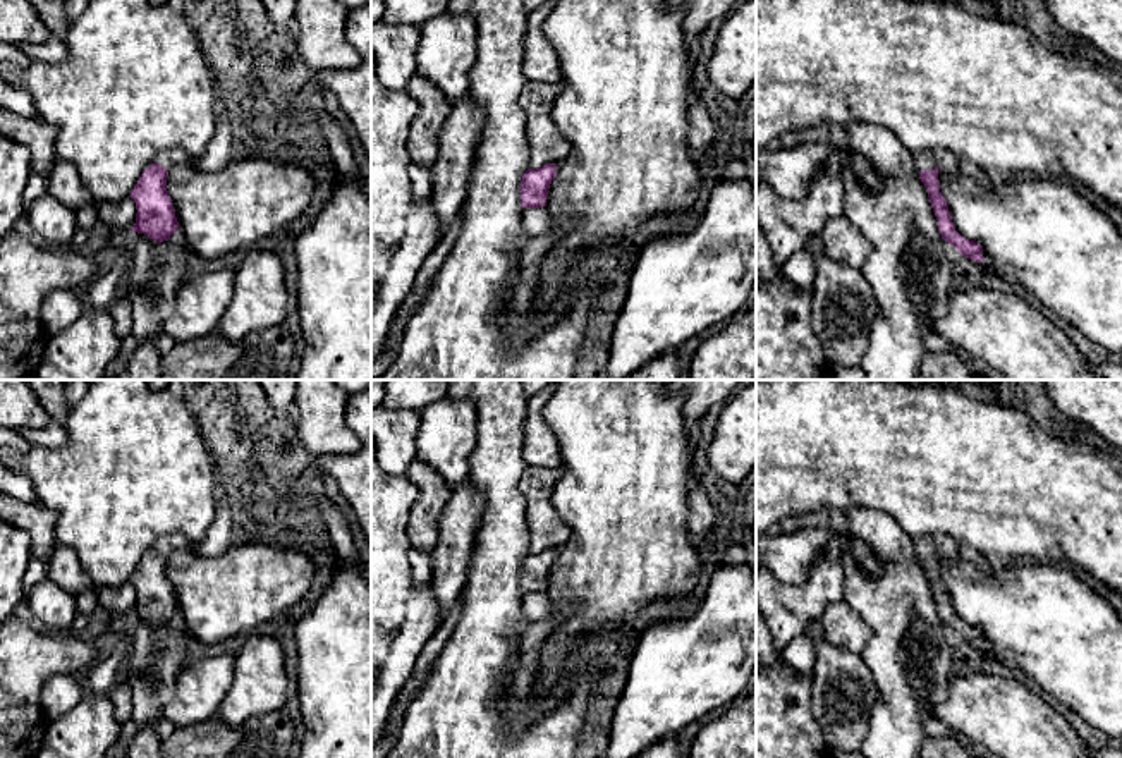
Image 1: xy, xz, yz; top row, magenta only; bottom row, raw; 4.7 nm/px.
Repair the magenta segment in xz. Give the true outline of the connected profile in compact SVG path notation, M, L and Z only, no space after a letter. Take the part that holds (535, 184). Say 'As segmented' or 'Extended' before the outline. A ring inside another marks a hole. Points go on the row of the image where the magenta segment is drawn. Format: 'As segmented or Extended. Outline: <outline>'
As segmented. Outline: M546 163L540 168L527 168L521 179L521 206L541 208L546 206L548 189L557 175L557 163Z

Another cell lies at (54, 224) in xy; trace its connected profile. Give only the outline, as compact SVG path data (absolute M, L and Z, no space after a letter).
M50 193L33 201L24 217L41 244L57 249L69 248L76 232L76 211L58 203Z

